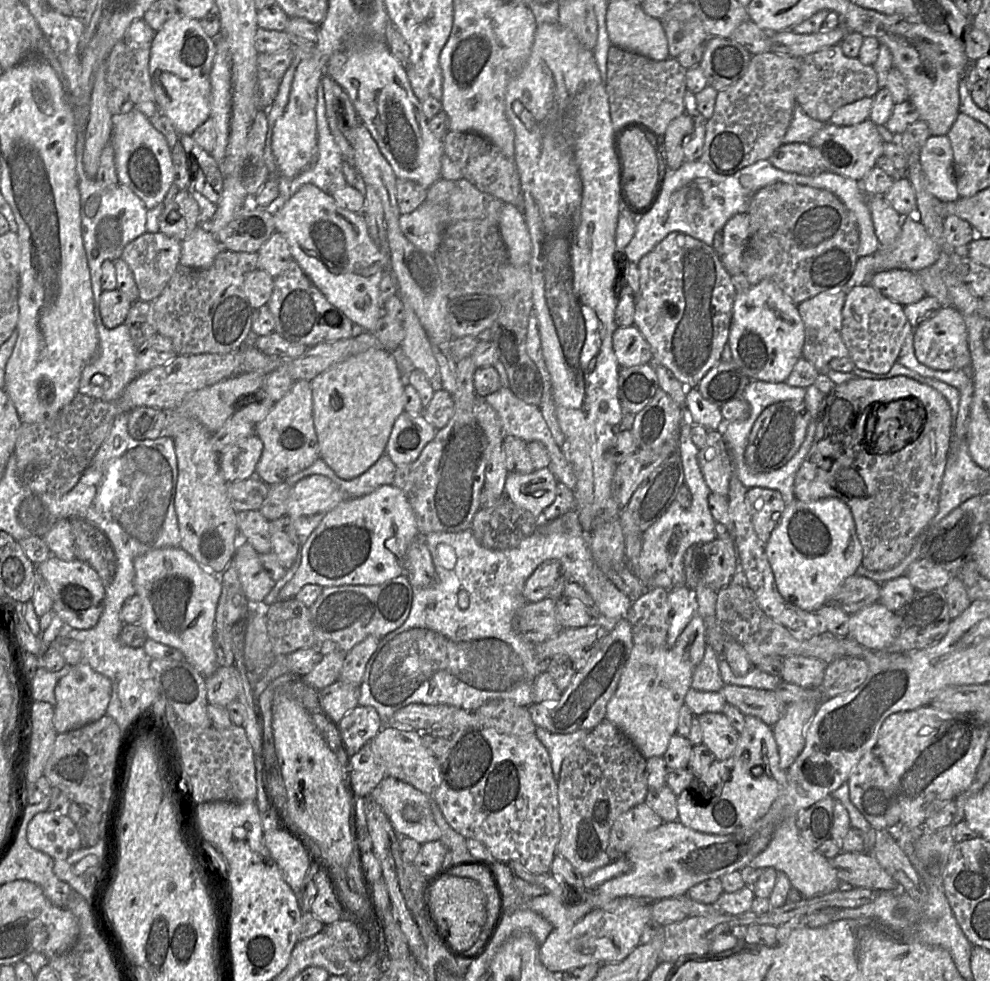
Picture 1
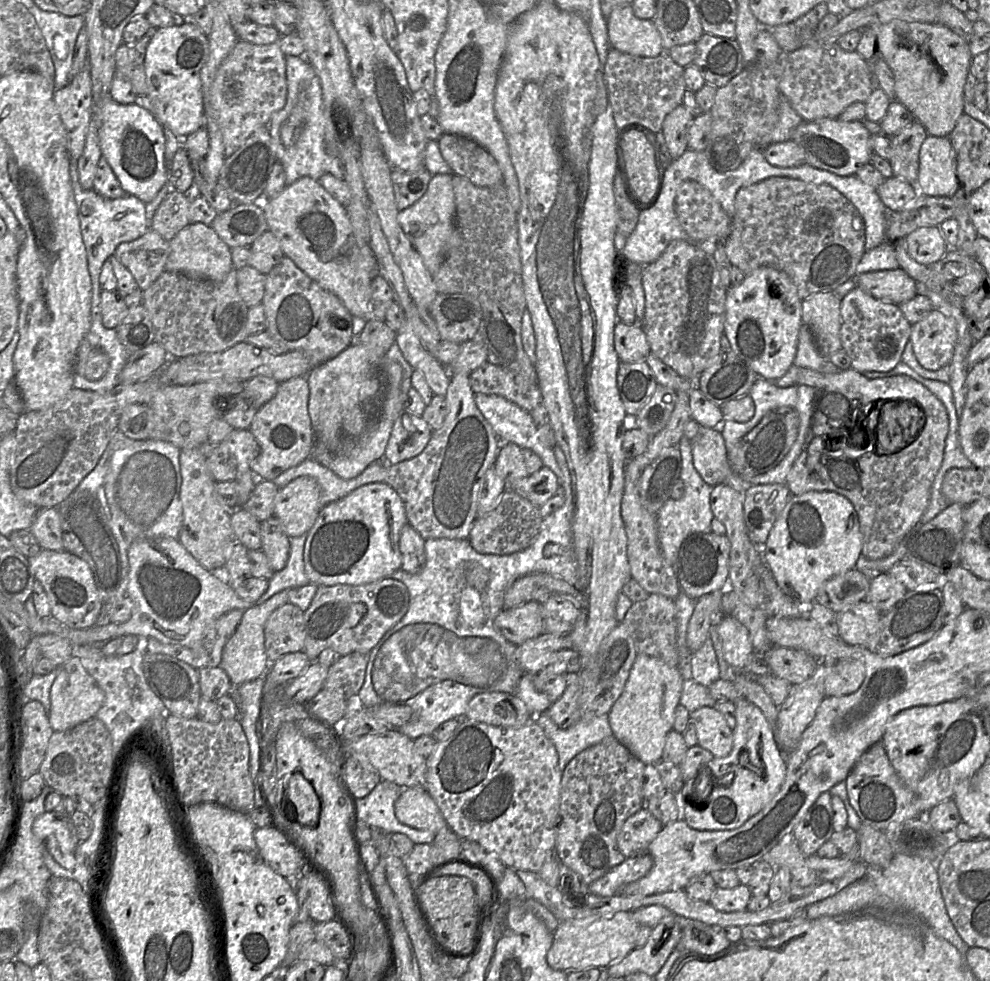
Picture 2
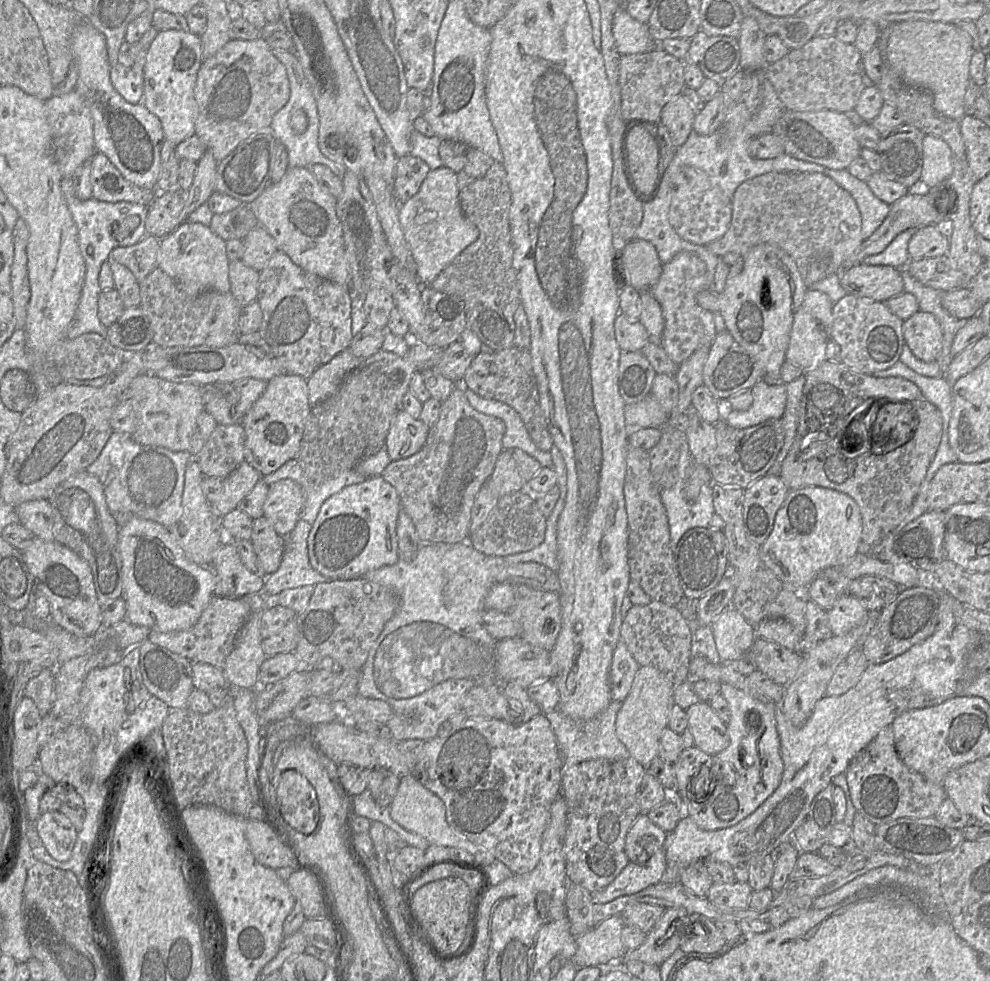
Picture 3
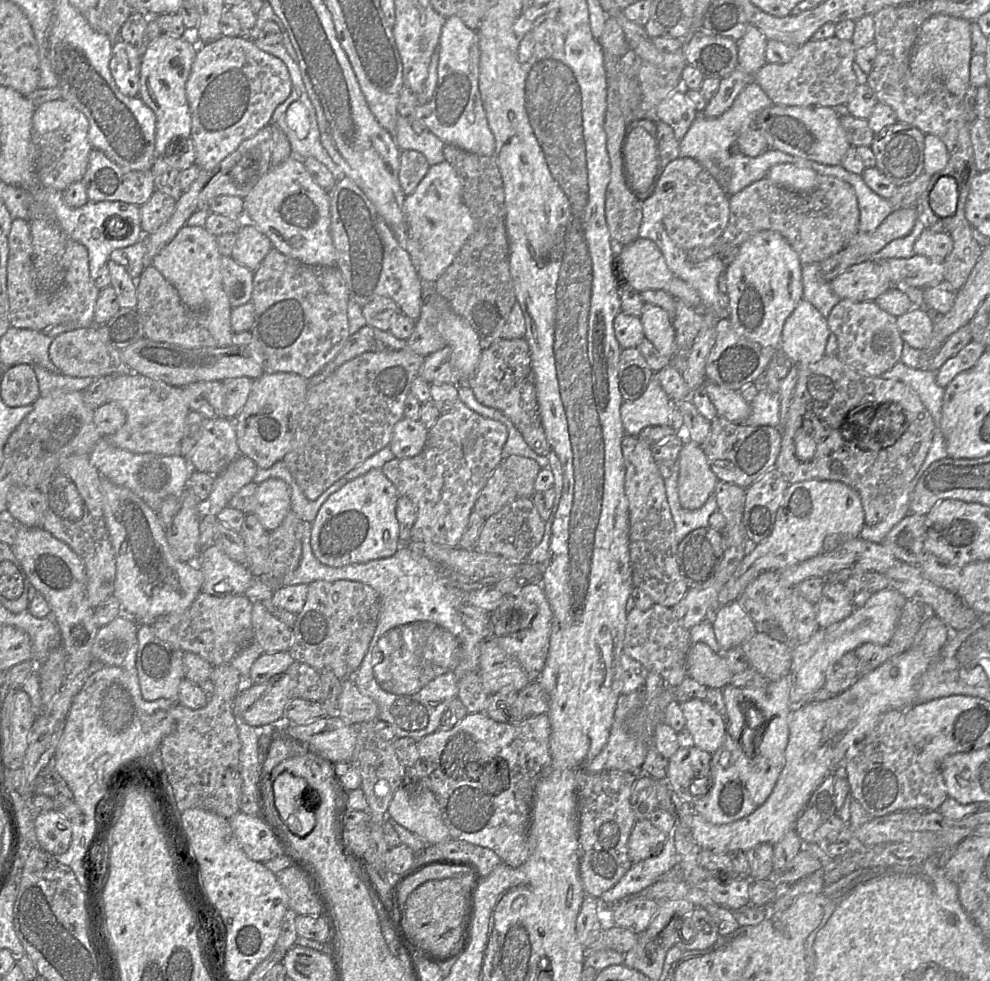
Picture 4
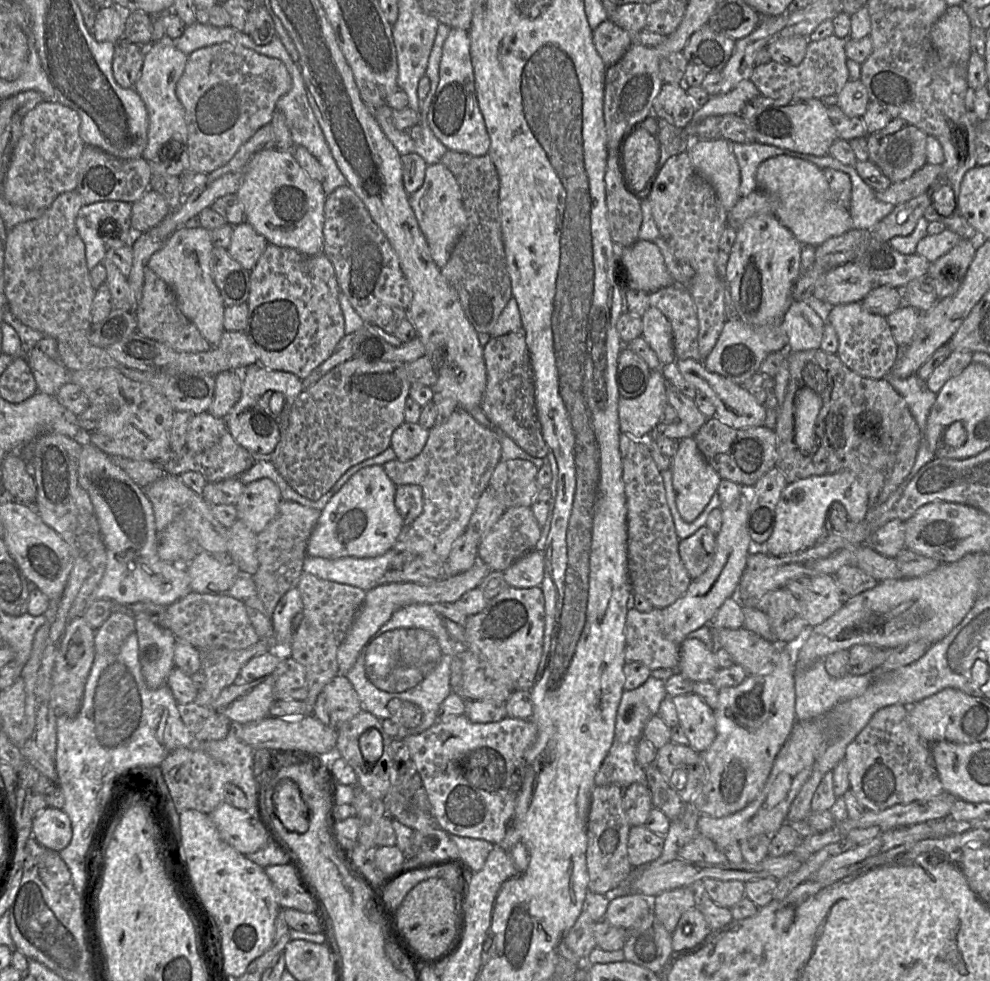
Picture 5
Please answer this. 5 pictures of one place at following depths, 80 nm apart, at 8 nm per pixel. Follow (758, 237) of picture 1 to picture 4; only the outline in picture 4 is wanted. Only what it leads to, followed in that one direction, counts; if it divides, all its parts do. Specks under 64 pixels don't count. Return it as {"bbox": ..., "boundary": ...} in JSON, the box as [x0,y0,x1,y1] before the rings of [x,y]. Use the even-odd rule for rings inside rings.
{"bbox":[687,175,859,265],"boundary":[[[830,175],[817,176],[817,184],[809,193],[800,193],[762,178],[729,196],[730,214],[722,235],[707,247],[687,252],[687,260],[694,263],[717,255],[726,244],[741,246],[758,232],[779,232],[796,251],[802,265],[820,263],[841,251],[859,232],[859,208],[855,191],[849,183]]]}

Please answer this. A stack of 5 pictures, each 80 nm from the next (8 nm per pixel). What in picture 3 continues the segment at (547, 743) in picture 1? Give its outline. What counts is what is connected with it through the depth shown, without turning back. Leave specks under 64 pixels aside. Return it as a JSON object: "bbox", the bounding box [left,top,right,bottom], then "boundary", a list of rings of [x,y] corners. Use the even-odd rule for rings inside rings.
{"bbox":[545,701,631,774],"boundary":[[[612,701],[602,714],[589,721],[566,716],[558,710],[545,714],[551,724],[562,756],[562,774],[571,766],[586,760],[631,757],[626,746],[616,735],[615,723],[622,704],[623,701]]]}

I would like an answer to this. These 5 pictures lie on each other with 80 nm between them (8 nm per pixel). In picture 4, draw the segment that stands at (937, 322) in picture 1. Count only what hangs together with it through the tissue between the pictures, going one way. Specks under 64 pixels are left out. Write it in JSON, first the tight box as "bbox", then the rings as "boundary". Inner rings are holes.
{"bbox":[896,307,933,350],"boundary":[[[913,307],[907,313],[896,318],[901,338],[910,347],[926,350],[932,338],[933,317],[921,307]]]}

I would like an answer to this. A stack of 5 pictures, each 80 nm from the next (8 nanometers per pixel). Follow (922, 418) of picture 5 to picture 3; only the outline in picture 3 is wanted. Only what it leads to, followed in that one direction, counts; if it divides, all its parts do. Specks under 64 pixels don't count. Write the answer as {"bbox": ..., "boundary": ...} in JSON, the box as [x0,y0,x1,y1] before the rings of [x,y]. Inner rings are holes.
{"bbox":[871,361,952,424],"boundary":[[[901,361],[886,370],[876,371],[871,375],[877,378],[902,377],[915,383],[923,396],[939,409],[943,424],[949,424],[952,413],[952,392],[945,378],[918,374]]]}

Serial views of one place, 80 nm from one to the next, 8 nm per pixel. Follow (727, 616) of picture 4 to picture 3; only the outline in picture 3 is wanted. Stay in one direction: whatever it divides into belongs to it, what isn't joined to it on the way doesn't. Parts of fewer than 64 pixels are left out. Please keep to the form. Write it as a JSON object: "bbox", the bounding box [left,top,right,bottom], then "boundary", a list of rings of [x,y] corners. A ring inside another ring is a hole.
{"bbox":[712,607,757,662],"boundary":[[[734,607],[726,608],[712,623],[712,633],[717,651],[723,662],[732,662],[747,654],[754,643],[757,634],[756,626],[749,623],[746,618]]]}

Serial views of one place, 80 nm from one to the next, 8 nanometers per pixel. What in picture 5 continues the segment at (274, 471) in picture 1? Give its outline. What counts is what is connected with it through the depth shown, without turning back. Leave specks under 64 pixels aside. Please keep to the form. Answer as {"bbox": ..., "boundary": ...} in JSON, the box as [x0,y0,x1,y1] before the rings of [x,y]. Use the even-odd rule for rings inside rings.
{"bbox":[223,362,304,461],"boundary":[[[258,362],[255,364],[251,364],[242,370],[235,370],[235,371],[240,371],[241,376],[242,376],[241,396],[239,400],[236,402],[236,404],[232,407],[230,412],[227,414],[227,416],[223,419],[226,422],[228,431],[230,432],[230,434],[232,435],[236,443],[244,447],[252,455],[255,461],[269,459],[271,453],[274,451],[275,447],[277,446],[280,440],[283,430],[287,426],[291,406],[293,405],[298,395],[304,389],[302,385],[302,380],[298,378],[296,375],[289,373],[289,372],[279,371],[279,370],[268,370],[264,368],[263,366],[261,366]]]}

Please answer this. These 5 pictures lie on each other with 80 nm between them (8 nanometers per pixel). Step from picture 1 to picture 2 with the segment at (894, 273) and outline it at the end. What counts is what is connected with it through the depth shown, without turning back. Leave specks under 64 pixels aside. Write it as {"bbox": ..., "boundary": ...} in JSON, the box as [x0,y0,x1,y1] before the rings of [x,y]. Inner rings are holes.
{"bbox":[853,269,917,305],"boundary":[[[903,269],[866,272],[853,277],[855,286],[874,298],[900,305],[917,295],[916,281]]]}

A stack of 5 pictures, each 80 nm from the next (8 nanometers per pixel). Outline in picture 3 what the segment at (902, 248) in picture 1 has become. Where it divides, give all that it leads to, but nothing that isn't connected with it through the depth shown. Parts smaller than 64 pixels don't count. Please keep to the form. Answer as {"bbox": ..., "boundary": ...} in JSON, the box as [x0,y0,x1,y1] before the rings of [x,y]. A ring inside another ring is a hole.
{"bbox":[908,225,949,260],"boundary":[[[935,225],[918,228],[908,243],[908,253],[912,260],[941,257],[948,253],[948,249],[949,239]]]}

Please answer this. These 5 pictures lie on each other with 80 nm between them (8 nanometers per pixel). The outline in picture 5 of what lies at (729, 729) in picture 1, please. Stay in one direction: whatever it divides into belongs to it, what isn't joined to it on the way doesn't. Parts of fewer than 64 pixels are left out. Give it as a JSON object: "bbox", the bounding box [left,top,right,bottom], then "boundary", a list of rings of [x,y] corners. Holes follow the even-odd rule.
{"bbox":[672,693,716,753],"boundary":[[[694,693],[672,696],[679,726],[689,740],[689,746],[699,753],[706,751],[716,738],[716,719],[711,709]]]}

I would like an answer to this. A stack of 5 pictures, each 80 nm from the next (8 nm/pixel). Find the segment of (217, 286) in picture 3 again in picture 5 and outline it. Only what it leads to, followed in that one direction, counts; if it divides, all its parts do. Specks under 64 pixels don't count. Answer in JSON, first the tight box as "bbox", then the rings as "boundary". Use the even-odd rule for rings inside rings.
{"bbox":[147,226,225,347],"boundary":[[[180,226],[166,239],[163,246],[148,260],[147,266],[152,269],[173,291],[182,313],[197,327],[201,335],[212,347],[219,345],[223,334],[225,304],[212,276],[213,241],[210,231],[203,227],[186,228]]]}

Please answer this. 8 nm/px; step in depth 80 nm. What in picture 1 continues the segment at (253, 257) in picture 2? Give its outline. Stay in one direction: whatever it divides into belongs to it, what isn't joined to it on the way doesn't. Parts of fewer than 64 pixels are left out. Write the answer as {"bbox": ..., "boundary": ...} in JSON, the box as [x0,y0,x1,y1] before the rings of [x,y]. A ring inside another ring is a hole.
{"bbox":[257,231,293,278],"boundary":[[[277,231],[260,247],[257,254],[257,268],[273,278],[280,275],[293,259],[287,240]]]}

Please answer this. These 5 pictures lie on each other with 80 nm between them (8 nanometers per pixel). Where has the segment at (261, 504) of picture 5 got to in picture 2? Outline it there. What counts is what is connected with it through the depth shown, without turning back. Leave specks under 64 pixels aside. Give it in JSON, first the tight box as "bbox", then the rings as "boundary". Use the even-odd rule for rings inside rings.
{"bbox":[274,477,321,537],"boundary":[[[313,477],[292,480],[275,497],[274,516],[288,537],[307,534],[321,509],[320,487]]]}

